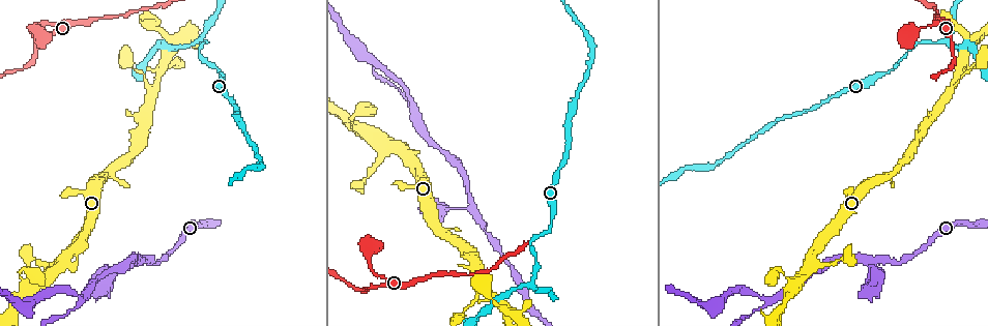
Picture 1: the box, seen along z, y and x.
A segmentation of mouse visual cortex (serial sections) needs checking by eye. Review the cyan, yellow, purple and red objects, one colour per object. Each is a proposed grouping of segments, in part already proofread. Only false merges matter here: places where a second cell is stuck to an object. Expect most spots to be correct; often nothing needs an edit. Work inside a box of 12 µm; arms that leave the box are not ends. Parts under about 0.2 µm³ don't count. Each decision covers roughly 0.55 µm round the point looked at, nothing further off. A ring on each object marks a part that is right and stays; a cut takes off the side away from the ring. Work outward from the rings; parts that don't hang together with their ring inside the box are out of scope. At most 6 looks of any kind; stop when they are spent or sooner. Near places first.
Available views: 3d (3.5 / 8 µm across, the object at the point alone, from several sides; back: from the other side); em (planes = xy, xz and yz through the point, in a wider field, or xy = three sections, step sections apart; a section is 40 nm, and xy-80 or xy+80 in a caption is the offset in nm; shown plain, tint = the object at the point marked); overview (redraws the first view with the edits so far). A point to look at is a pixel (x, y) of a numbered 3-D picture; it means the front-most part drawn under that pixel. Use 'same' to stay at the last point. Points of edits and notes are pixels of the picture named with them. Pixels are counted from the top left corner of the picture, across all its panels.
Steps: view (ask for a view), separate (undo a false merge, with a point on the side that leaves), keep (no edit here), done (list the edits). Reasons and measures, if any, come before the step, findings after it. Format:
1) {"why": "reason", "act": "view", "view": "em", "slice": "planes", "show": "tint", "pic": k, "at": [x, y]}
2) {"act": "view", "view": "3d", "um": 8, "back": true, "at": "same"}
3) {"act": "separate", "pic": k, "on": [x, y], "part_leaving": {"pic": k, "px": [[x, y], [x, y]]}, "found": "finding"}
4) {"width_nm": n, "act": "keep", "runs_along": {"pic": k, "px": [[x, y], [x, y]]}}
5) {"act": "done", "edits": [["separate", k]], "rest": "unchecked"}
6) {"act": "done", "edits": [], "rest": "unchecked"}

{"why": "three arms meet", "act": "view", "view": "3d", "um": 3.5, "pic": 1, "at": [195, 41]}

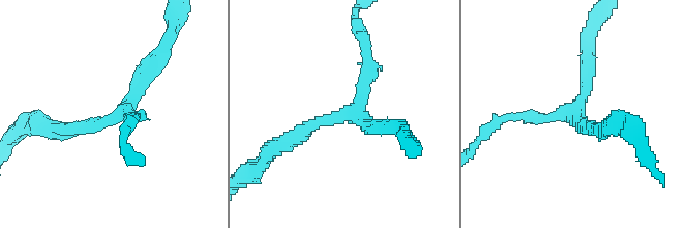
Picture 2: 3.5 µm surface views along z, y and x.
{"arms": 3, "arm_widths_nm": [150, 200, 200], "why": "need the tissue", "act": "view", "view": "em", "slice": "xy", "step": 1, "show": "tint", "pic": 2, "at": [352, 110]}

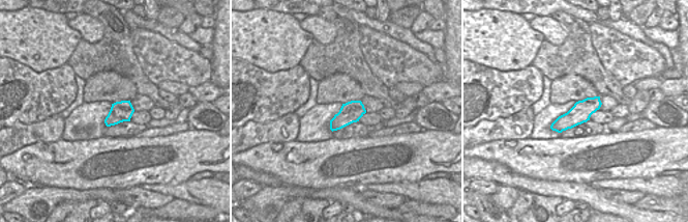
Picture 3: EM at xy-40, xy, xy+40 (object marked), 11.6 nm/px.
{"act": "keep", "runs_along": {"pic": 3, "px": [[597, 99], [572, 118], [554, 127]]}, "found": "all the same cell"}

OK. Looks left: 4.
{"why": "abrupt turn", "act": "view", "view": "3d", "um": 3.5, "back": true, "pic": 1, "at": [369, 288]}

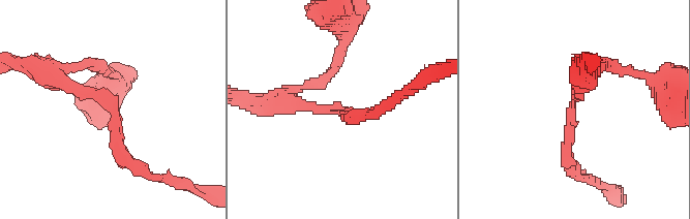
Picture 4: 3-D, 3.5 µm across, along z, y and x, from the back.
{"arm_widths_nm": [150, 200], "act": "view", "view": "em", "slice": "xy", "step": 1, "show": "tint", "pic": 4, "at": [115, 104]}

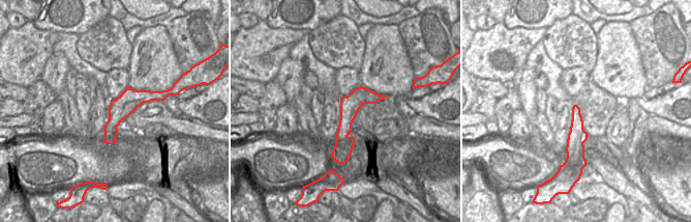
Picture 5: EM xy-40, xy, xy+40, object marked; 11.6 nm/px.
{"act": "view", "view": "em", "slice": "xy", "step": 2, "show": "tint", "at": "same"}

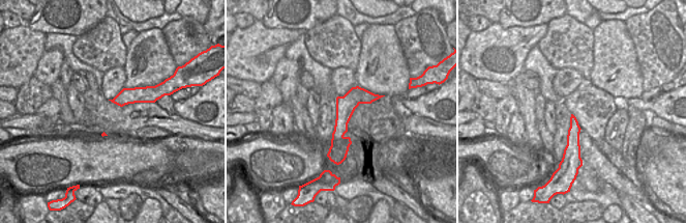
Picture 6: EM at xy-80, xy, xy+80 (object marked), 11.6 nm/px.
{"act": "keep", "runs_along": {"pic": 6, "px": [[376, 96], [344, 112], [335, 155]]}, "found": "continuous, no second cell"}

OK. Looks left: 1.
{"act": "done", "edits": [], "rest": "unchecked"}

